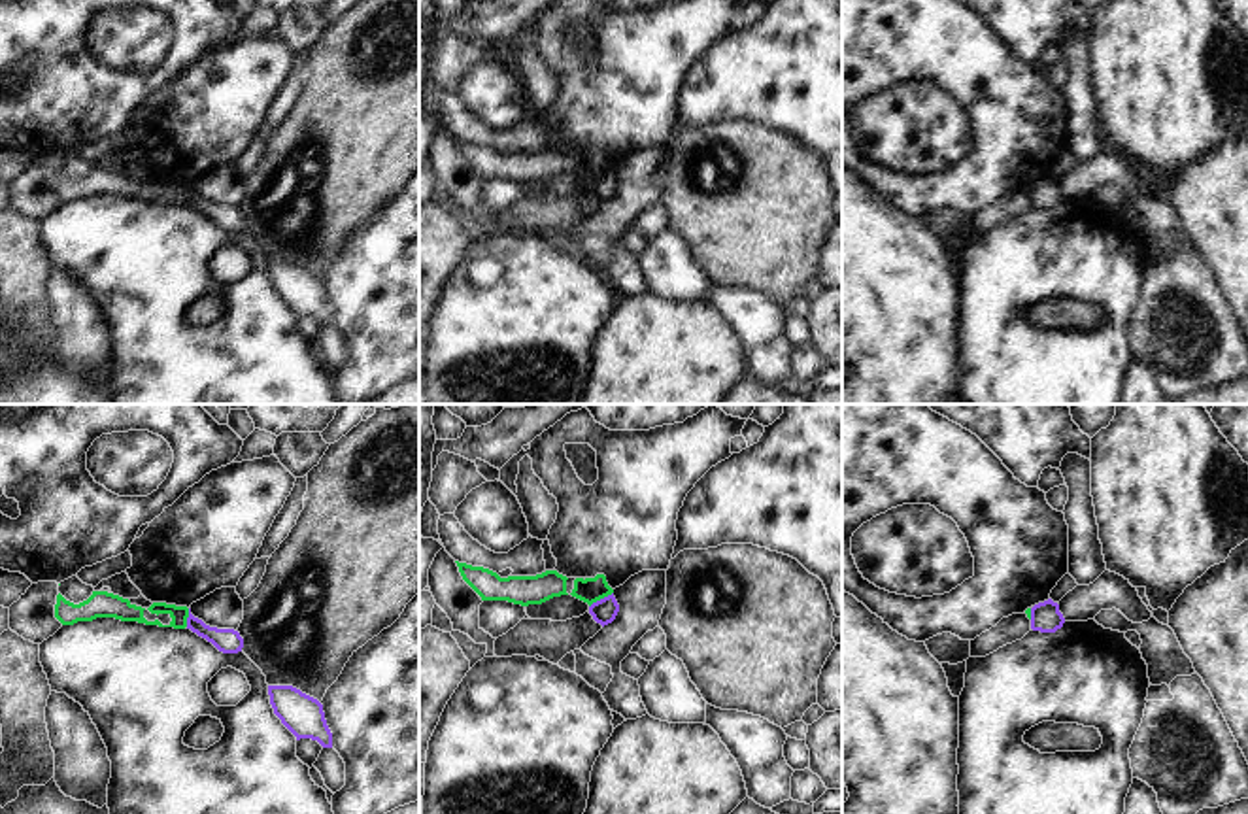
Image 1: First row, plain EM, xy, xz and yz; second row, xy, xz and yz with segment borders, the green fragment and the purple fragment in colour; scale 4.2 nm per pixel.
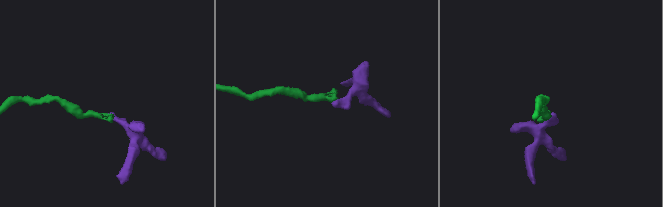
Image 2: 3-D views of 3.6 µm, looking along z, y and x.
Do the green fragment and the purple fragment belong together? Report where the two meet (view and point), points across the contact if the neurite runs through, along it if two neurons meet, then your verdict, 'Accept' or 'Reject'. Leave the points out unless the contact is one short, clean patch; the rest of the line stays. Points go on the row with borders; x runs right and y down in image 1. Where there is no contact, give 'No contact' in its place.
Touches green at xz (601, 597). Boundary: xz (612, 592), (590, 607). Reject

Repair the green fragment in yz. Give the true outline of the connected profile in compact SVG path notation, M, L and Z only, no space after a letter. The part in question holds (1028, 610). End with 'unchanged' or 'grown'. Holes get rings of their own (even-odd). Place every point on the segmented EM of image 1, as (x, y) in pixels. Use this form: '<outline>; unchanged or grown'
M1031 608L1003 618L995 627L970 640L970 657L986 657L999 648L1021 640L1031 631Z; grown

